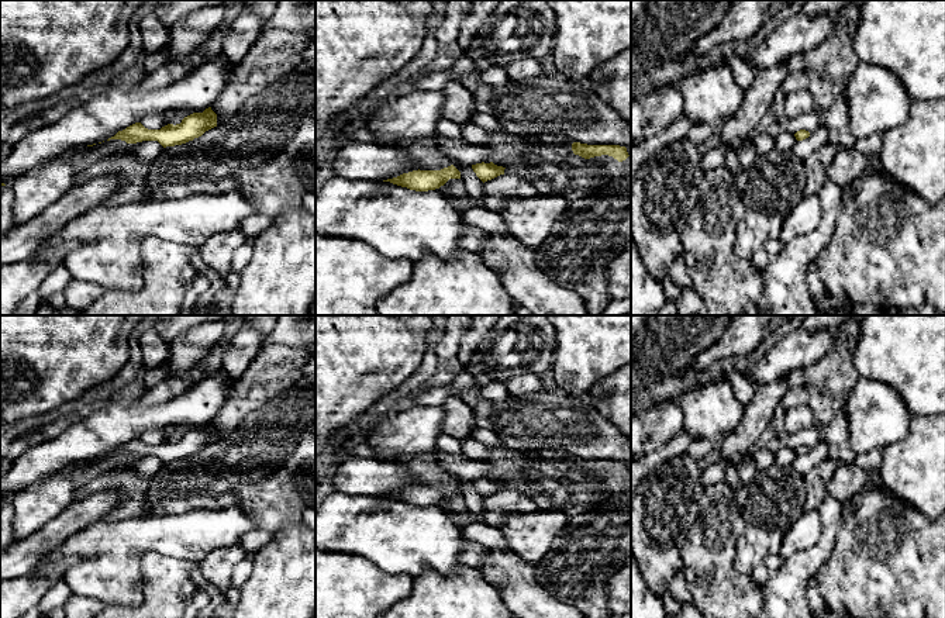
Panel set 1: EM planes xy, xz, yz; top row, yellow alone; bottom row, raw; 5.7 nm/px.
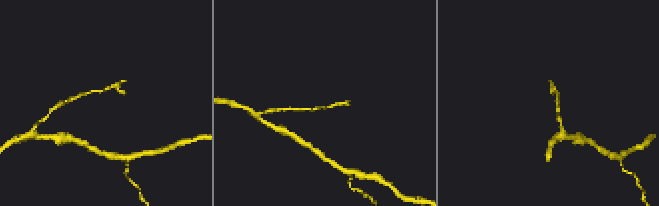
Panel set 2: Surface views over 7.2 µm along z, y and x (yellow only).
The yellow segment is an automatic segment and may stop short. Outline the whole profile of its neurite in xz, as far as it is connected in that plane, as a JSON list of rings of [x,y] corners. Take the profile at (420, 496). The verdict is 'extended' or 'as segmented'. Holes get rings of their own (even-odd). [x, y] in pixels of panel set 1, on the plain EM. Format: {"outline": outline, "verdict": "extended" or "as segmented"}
{"outline": [[[453,481],[441,486],[413,486],[397,493],[387,494],[393,500],[407,503],[415,507],[435,505],[444,501],[449,494],[461,494],[461,487]]], "verdict": "as segmented"}

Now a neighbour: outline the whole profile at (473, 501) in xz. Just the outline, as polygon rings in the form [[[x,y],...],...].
[[[446,476],[445,483],[453,480],[461,487],[465,510],[470,512],[475,521],[484,522],[483,497],[476,491],[472,480],[463,477]]]

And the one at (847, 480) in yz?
[[[841,465],[827,484],[827,496],[844,503],[852,498],[869,483],[879,483],[879,469],[875,472],[866,472],[856,465]]]

